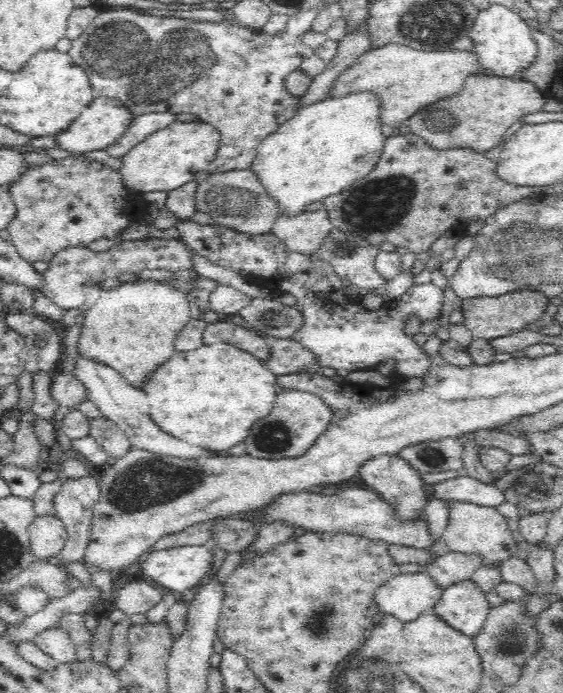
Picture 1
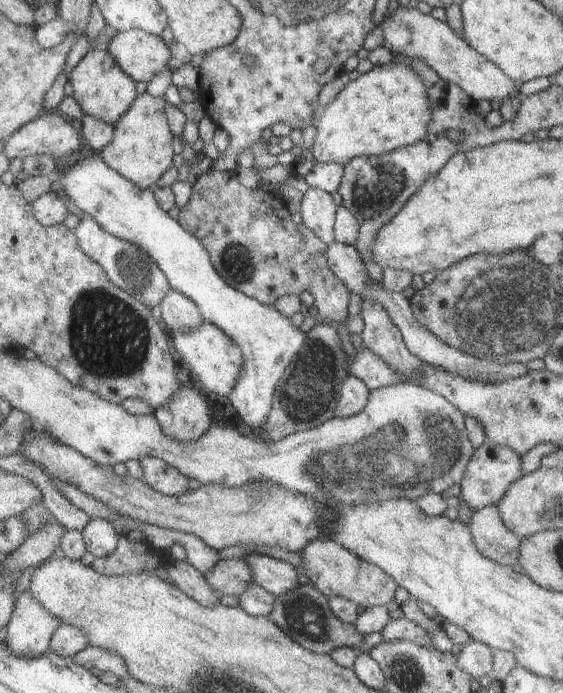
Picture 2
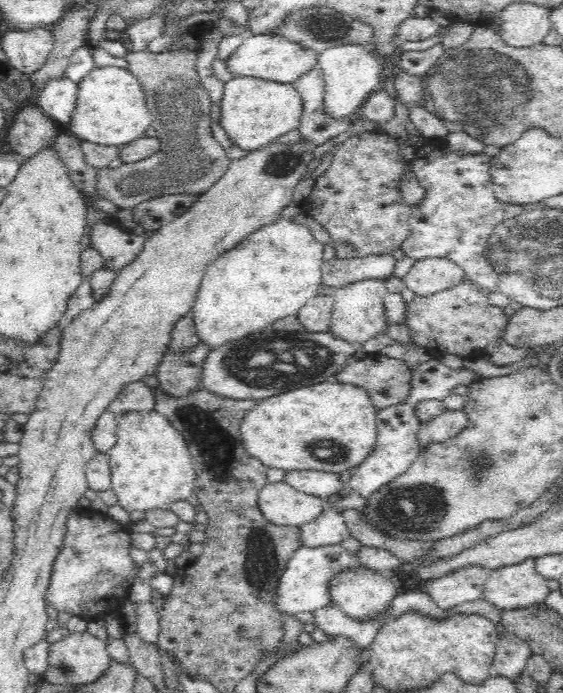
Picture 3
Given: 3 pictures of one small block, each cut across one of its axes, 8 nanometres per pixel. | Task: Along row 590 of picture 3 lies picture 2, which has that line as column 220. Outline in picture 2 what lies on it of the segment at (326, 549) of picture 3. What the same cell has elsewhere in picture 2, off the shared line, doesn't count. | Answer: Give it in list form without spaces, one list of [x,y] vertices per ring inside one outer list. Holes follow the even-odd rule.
[[[92,155],[80,164],[72,166],[70,170],[57,172],[54,179],[56,190],[60,194],[67,194],[79,208],[82,216],[88,215],[116,238],[127,240],[145,250],[167,276],[170,288],[195,302],[200,309],[203,320],[216,325],[241,348],[243,354],[241,377],[235,388],[232,389],[232,394],[229,394],[228,397],[245,424],[253,433],[259,433],[265,427],[270,414],[274,389],[288,363],[297,357],[300,349],[304,346],[306,333],[297,326],[293,326],[291,320],[276,308],[260,304],[256,299],[246,296],[226,283],[214,270],[204,245],[157,205],[151,189],[141,189],[136,186],[134,182],[118,174],[118,171],[112,170],[100,156]]]

